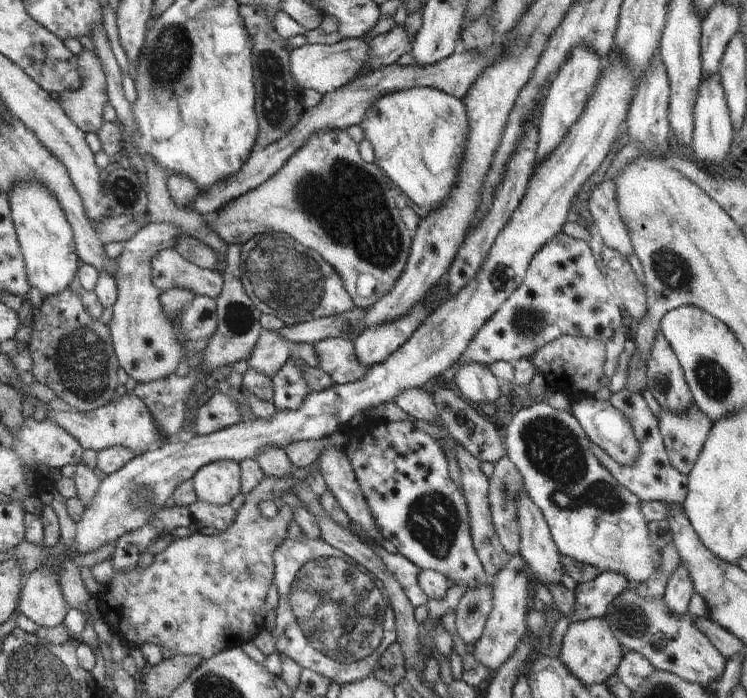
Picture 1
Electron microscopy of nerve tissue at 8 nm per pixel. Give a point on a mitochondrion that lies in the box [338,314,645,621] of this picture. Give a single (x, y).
(552, 447)

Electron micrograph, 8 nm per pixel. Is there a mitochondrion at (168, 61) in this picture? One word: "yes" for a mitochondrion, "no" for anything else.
yes

